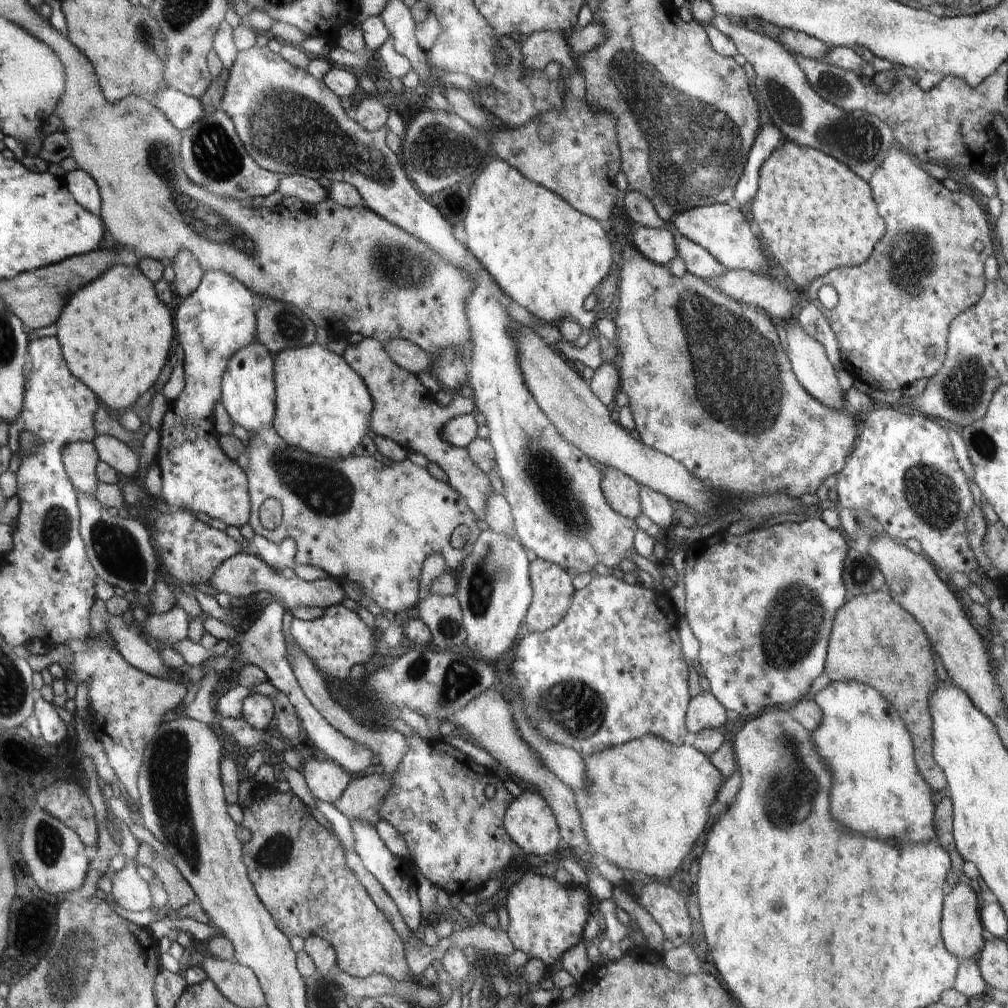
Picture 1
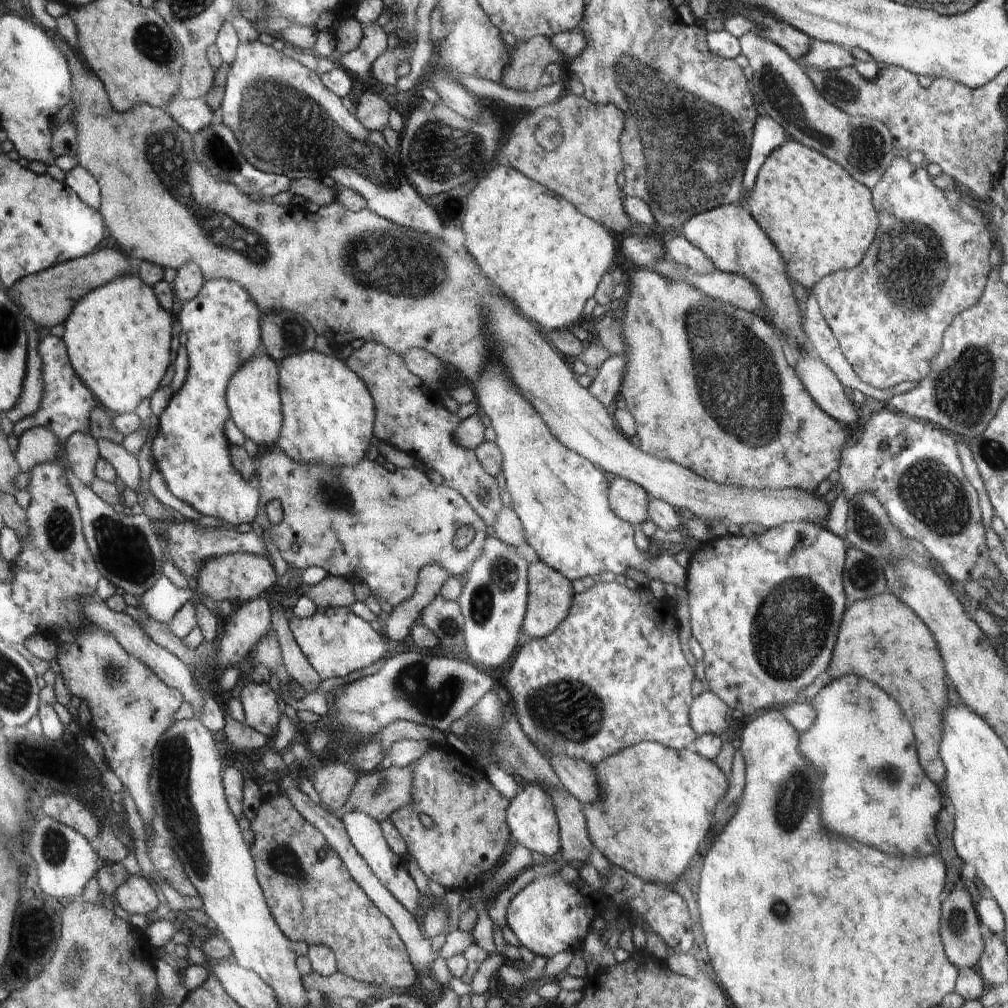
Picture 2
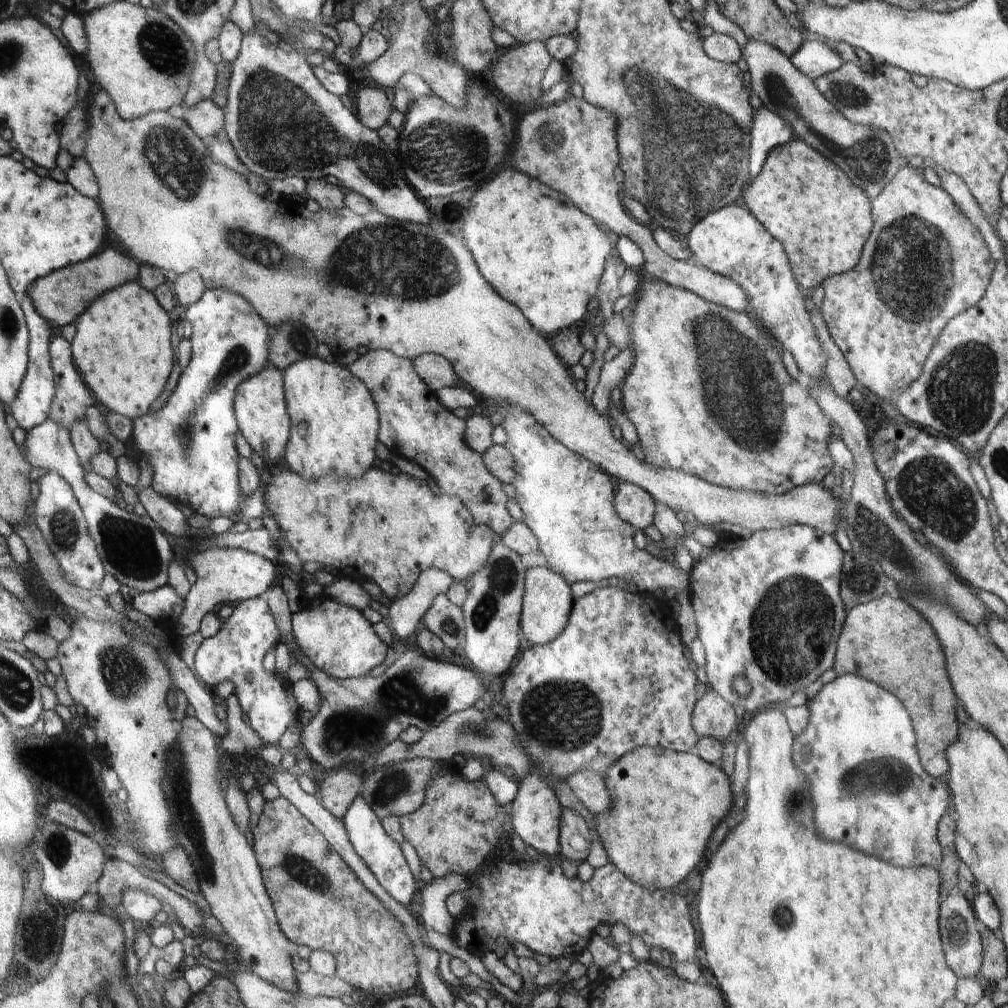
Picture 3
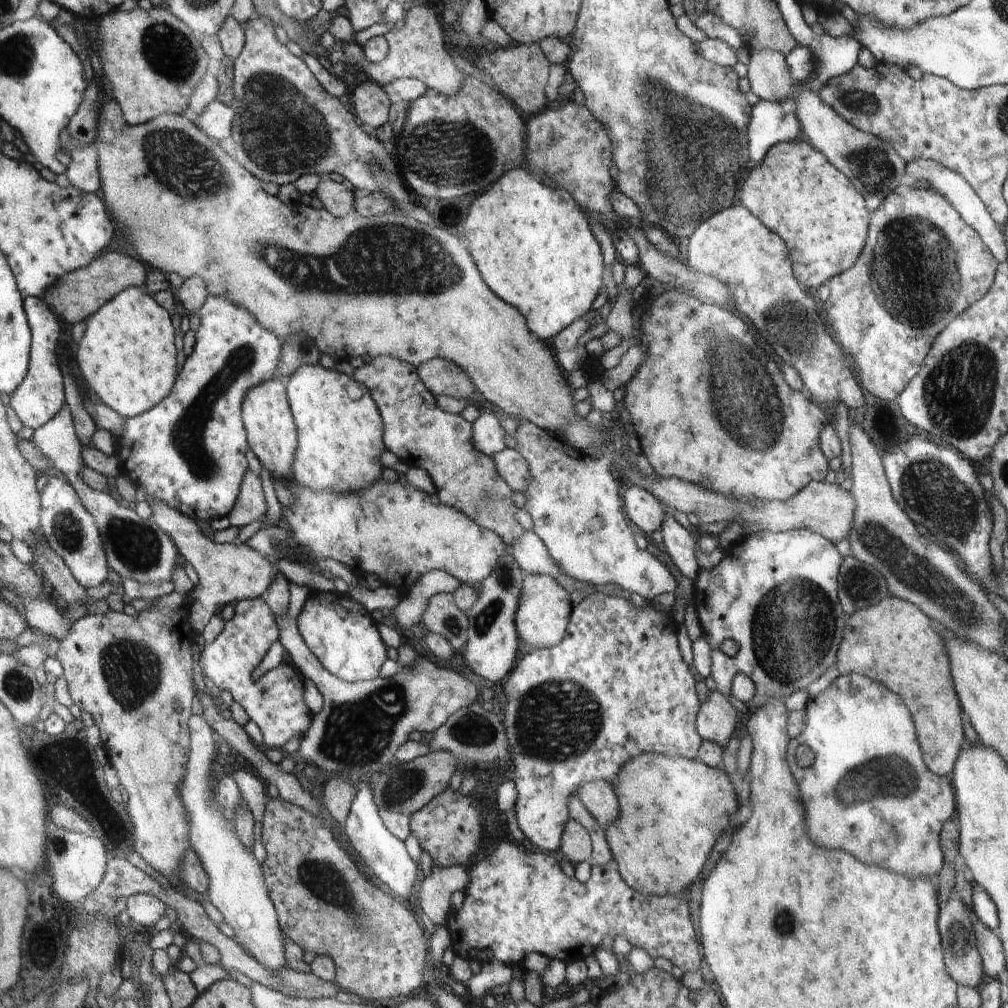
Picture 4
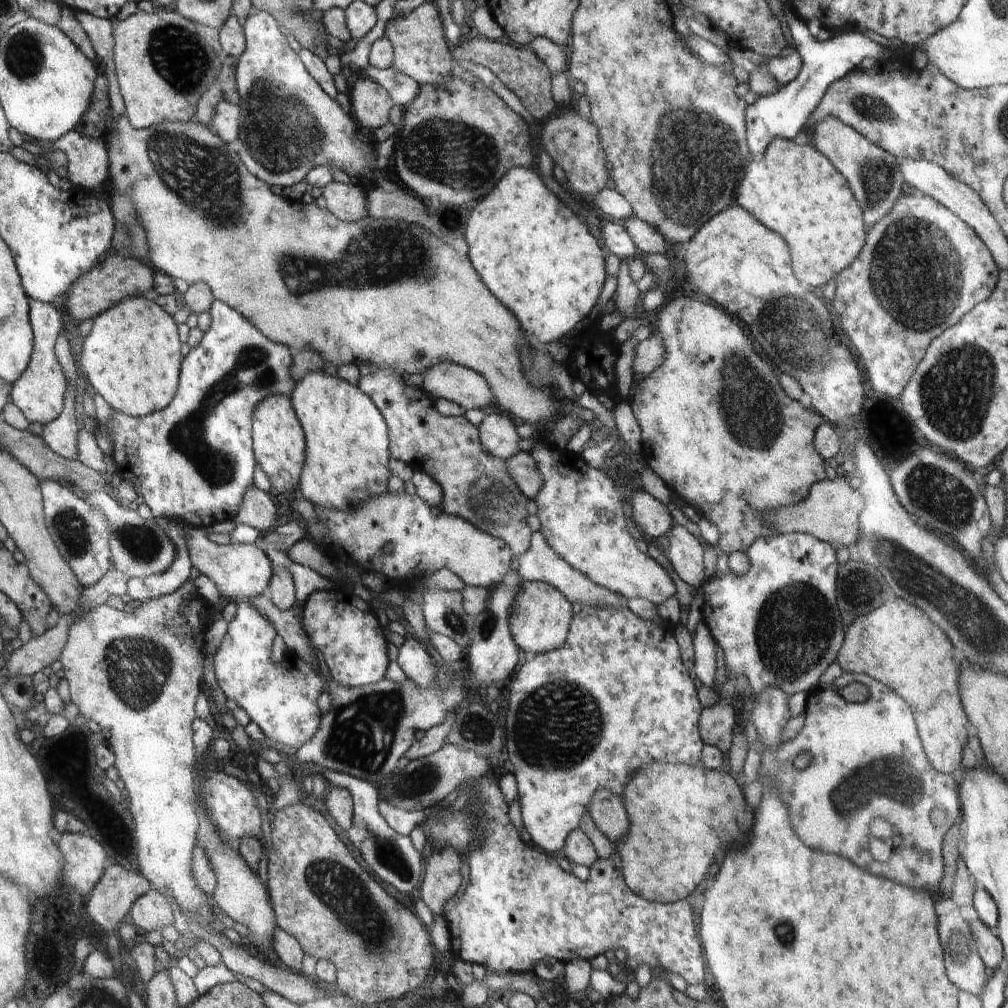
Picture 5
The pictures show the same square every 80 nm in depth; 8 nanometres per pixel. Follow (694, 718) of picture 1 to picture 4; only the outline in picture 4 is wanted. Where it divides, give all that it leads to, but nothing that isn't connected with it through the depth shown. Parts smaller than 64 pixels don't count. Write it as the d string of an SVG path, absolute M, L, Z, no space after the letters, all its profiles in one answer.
M718 690L712 691L697 714L698 733L705 741L712 741L725 748L736 730L737 711L730 703L729 697Z

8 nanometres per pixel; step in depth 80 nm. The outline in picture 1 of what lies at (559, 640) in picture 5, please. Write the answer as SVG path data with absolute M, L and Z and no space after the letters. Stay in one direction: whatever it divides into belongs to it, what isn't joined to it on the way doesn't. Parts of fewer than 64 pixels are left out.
M538 557L530 564L530 577L534 598L527 610L526 632L541 633L570 612L574 586L564 568Z

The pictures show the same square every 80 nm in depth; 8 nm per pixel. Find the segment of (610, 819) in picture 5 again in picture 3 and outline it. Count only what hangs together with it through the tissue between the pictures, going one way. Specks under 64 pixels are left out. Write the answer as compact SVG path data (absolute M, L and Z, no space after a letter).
M581 768L570 775L565 783L572 789L578 800L594 815L608 811L612 802L608 794L604 775L596 771Z

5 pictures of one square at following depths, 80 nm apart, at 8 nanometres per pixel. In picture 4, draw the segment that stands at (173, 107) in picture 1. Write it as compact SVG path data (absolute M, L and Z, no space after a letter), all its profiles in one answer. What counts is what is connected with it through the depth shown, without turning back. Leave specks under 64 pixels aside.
M212 101L212 106L207 106L204 114L198 115L198 120L194 122L198 124L202 130L208 130L208 134L212 134L212 138L220 140L220 138L228 138L232 134L232 122L234 122L237 110L233 106L227 106L220 101Z

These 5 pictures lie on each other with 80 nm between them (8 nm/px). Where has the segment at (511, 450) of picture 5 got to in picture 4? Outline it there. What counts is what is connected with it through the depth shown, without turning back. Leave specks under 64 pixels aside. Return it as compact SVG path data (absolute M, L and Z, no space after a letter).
M480 414L471 426L473 428L473 445L477 450L492 456L506 448L504 438L507 433L494 414Z

